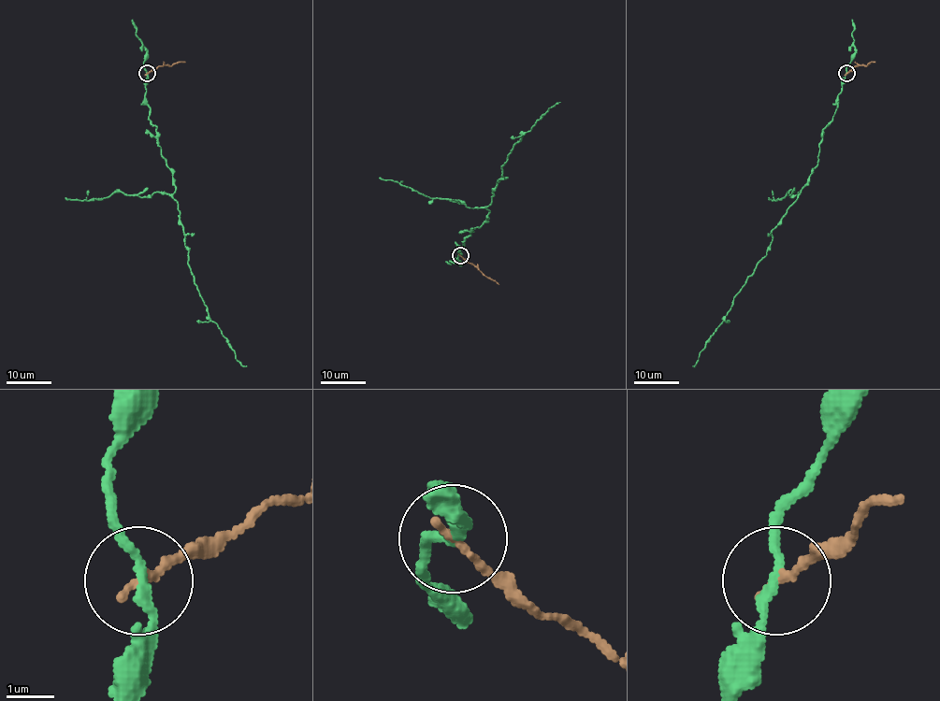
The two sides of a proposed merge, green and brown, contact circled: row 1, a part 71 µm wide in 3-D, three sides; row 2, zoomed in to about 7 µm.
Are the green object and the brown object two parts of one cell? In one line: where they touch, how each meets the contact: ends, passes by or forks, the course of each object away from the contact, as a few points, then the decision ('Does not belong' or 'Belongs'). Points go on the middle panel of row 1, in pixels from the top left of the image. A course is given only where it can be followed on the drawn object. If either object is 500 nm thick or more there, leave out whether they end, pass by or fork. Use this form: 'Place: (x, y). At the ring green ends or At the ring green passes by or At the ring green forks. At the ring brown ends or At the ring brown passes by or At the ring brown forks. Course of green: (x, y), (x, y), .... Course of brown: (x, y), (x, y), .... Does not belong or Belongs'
Place: (460, 255). At the ring green passes by. At the ring brown ends. Course of green: (460, 256), (459, 247), (472, 229), (486, 221), (493, 189), (515, 144), (549, 107), (560, 102). Course of brown: (460, 256), (498, 284). Does not belong

